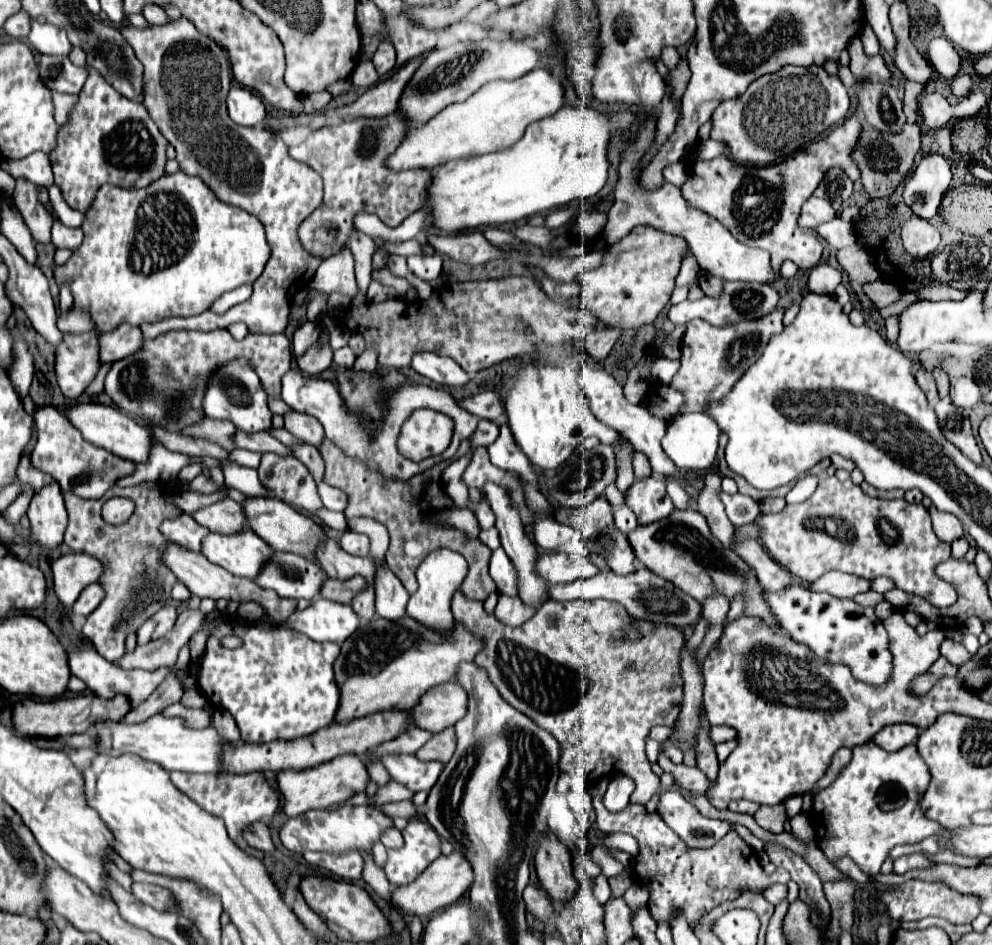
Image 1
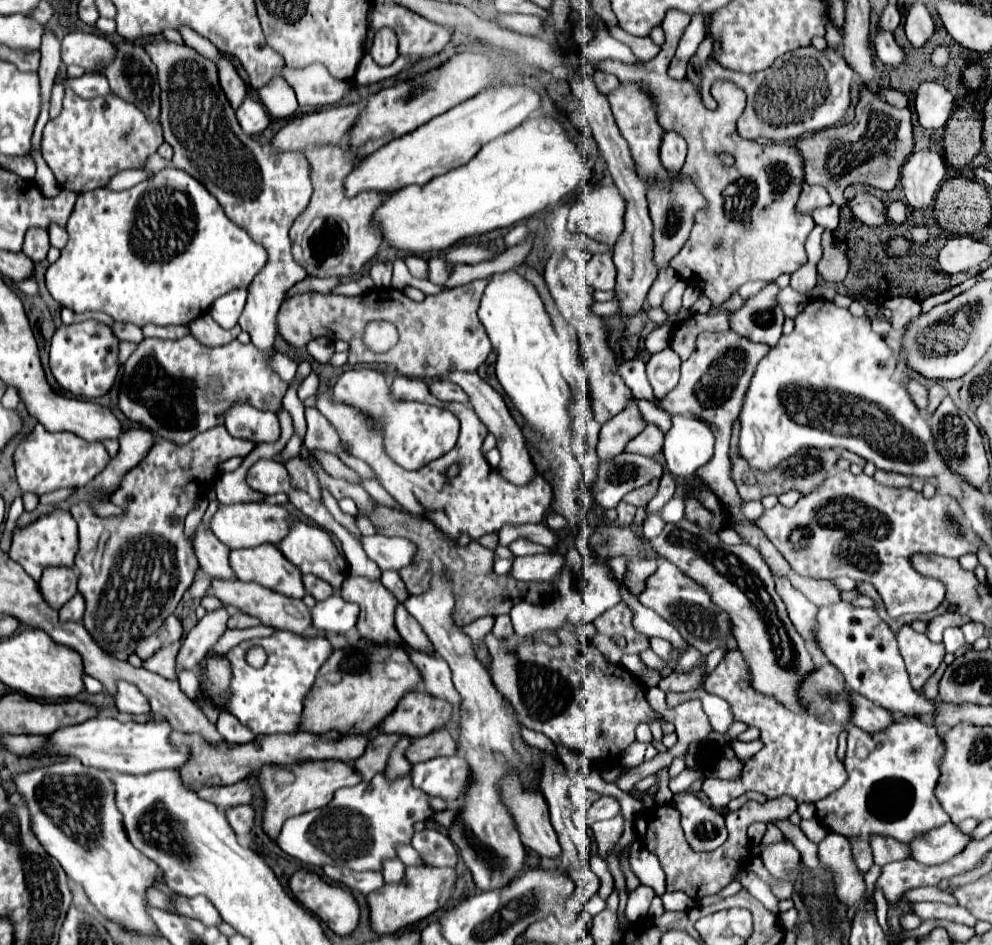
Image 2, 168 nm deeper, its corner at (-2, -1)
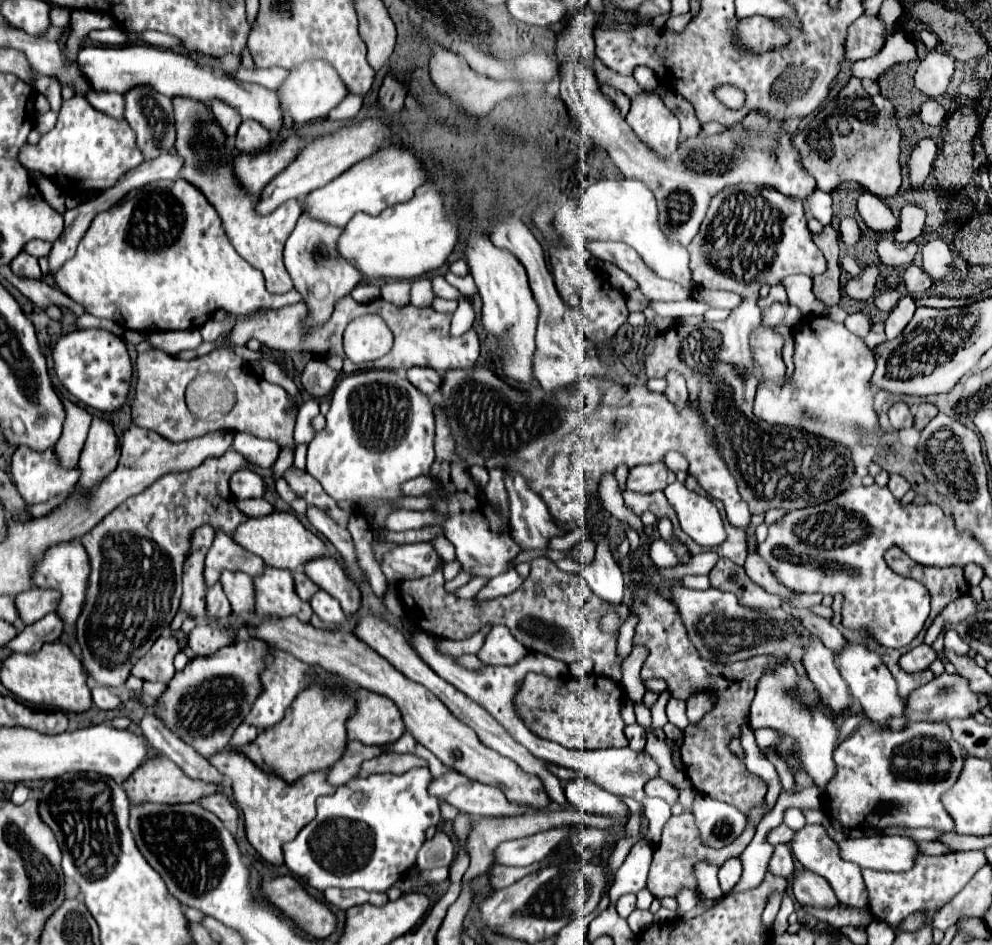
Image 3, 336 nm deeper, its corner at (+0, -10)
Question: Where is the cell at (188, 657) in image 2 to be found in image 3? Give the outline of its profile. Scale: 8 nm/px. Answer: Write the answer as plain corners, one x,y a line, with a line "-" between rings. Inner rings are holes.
219,581
207,591
207,609
209,609
209,617
227,617
227,615
231,615
229,601
227,601

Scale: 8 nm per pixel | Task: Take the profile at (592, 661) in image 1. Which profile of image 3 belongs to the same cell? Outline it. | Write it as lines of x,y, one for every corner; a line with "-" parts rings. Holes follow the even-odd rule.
527,673
525,683
515,695
515,707
525,725
543,739
557,741
569,749
605,749
627,745
627,737
623,731
625,723
619,713
621,697
621,685
617,685
615,681
611,683
611,689
581,689
581,685
577,683
575,695
569,691
567,679
563,677
549,679
537,673

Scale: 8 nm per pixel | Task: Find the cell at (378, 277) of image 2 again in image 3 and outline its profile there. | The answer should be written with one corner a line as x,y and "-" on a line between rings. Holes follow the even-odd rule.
389,281
381,287
381,297
397,307
407,307
411,305
409,301
409,291
411,291
411,281

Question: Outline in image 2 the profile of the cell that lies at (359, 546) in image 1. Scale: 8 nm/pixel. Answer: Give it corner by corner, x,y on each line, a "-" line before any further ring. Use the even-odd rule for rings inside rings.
363,536
361,546
365,554
383,570
401,570
413,558
413,542
389,536

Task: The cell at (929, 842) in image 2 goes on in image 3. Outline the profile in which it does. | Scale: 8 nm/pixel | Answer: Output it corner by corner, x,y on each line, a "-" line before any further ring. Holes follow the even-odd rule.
847,837
839,843
843,861
857,863
861,869
875,871
907,871
919,855
917,843
909,837

